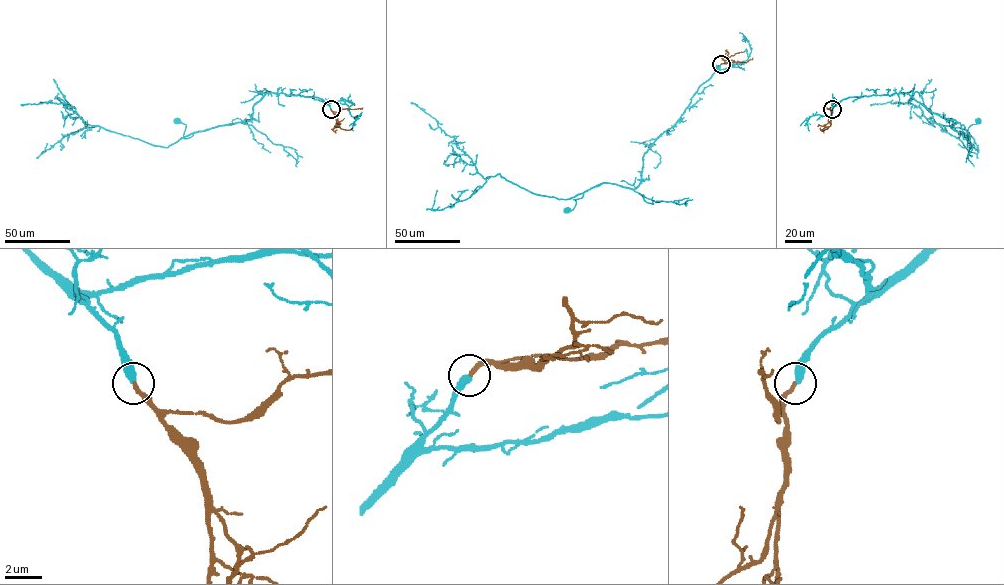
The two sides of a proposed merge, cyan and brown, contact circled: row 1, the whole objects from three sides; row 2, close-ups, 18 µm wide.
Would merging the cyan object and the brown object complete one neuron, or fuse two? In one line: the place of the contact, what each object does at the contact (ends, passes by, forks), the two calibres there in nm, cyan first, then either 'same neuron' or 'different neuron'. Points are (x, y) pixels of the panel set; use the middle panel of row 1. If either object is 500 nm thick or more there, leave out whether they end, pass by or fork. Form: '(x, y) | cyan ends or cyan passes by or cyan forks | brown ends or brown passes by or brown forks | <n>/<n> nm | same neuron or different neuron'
(721, 64) | cyan ends | brown ends | 400/240 nm | same neuron

